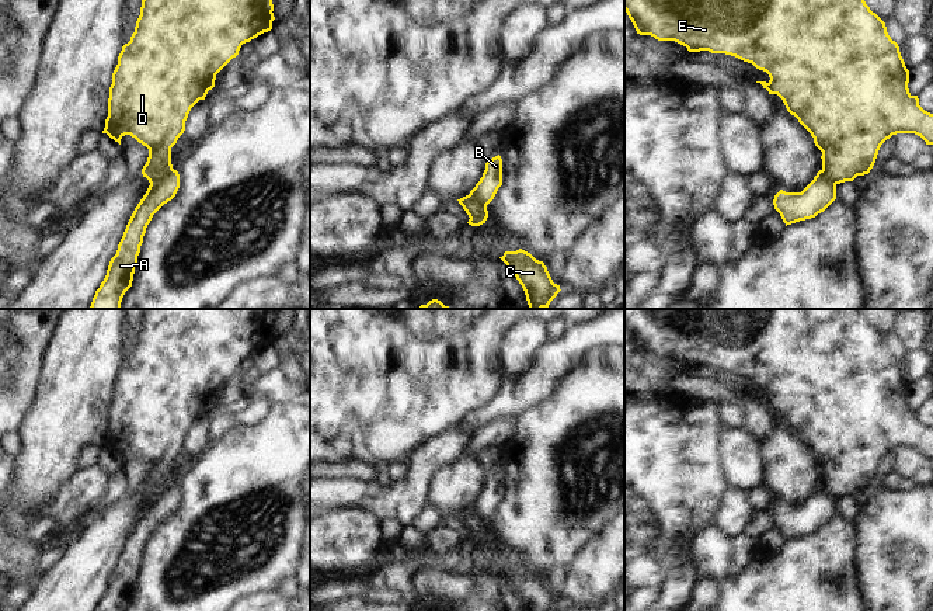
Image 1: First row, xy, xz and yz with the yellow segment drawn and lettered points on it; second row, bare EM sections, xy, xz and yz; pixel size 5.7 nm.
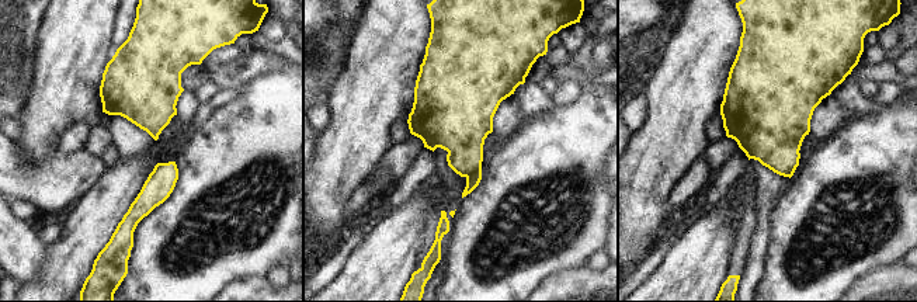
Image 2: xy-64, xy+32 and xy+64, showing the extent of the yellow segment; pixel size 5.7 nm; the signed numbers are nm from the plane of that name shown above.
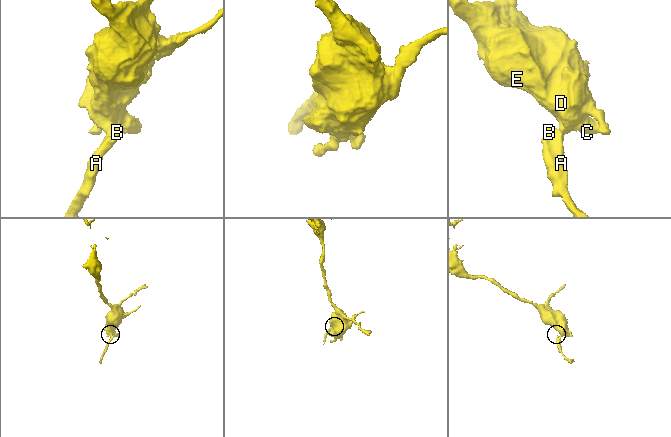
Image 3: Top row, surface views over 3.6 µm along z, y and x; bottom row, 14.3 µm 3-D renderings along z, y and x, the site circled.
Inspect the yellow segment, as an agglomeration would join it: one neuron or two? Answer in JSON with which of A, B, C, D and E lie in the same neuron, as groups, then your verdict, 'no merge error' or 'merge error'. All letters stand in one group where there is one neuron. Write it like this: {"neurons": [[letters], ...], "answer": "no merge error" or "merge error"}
{"neurons": [["A", "B"], ["C", "D", "E"]], "answer": "merge error"}

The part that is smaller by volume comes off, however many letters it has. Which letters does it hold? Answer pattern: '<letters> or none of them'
A, B

